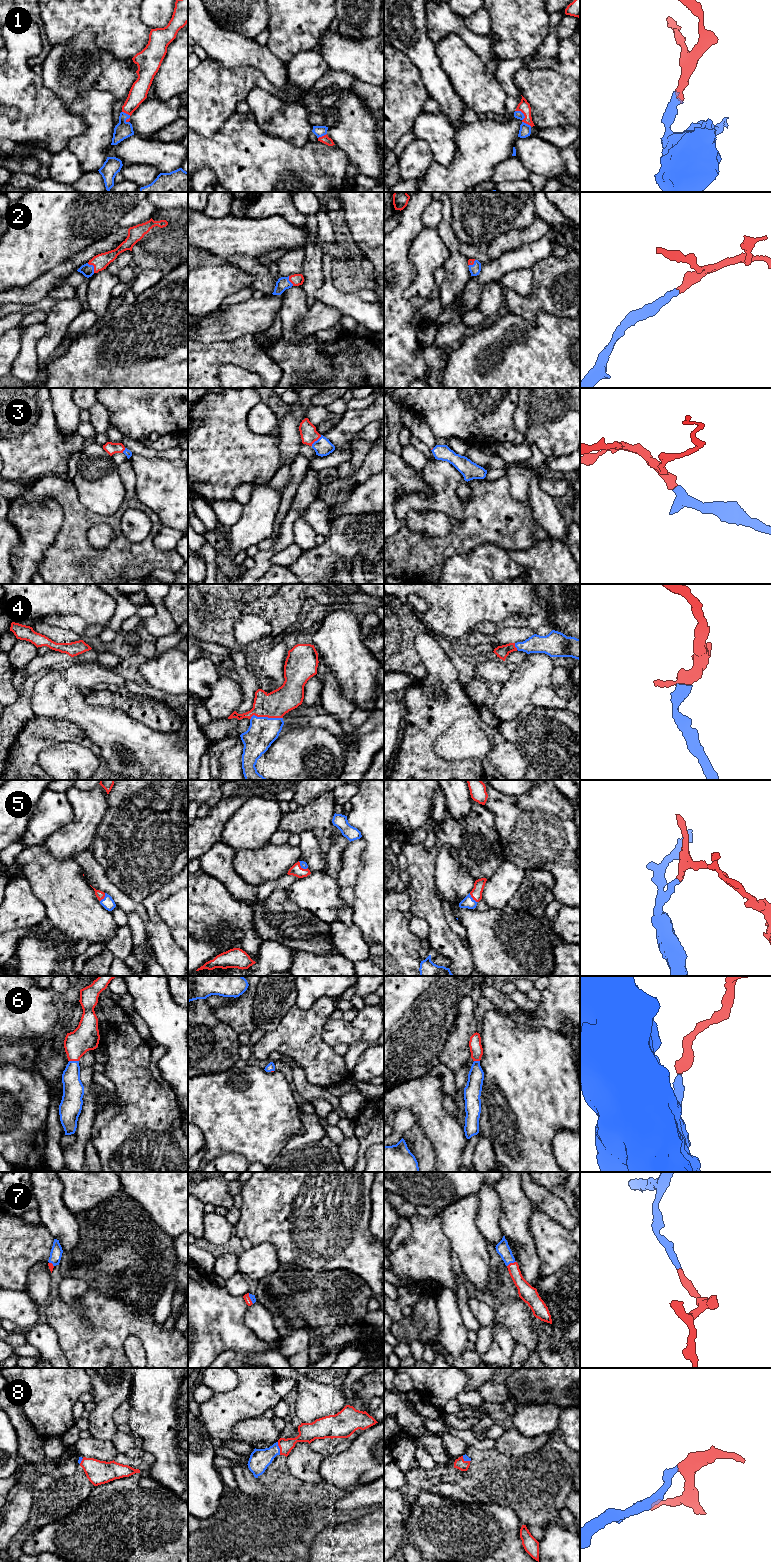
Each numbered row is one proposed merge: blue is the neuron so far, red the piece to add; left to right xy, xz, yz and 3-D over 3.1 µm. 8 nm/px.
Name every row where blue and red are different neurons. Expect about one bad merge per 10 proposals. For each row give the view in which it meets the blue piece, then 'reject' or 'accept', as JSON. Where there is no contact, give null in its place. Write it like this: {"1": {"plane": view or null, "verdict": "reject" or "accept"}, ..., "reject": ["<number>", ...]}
{"1": {"plane": "yz", "verdict": "accept"}, "2": {"plane": "xy", "verdict": "accept"}, "3": {"plane": "xz", "verdict": "accept"}, "4": {"plane": "xz", "verdict": "accept"}, "5": {"plane": "yz", "verdict": "accept"}, "6": {"plane": "xy", "verdict": "accept"}, "7": {"plane": "yz", "verdict": "accept"}, "8": {"plane": "xz", "verdict": "accept"}, "reject": []}

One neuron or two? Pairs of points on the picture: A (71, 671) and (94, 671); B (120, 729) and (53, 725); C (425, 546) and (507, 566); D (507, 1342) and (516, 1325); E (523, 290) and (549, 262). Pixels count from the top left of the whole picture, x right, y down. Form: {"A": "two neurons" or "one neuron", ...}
{"A": "one neuron", "B": "two neurons", "C": "two neurons", "D": "two neurons", "E": "two neurons"}

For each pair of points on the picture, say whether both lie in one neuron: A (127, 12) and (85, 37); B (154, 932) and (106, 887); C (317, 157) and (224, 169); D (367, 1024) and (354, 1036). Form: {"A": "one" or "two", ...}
{"A": "two", "B": "one", "C": "one", "D": "two"}

